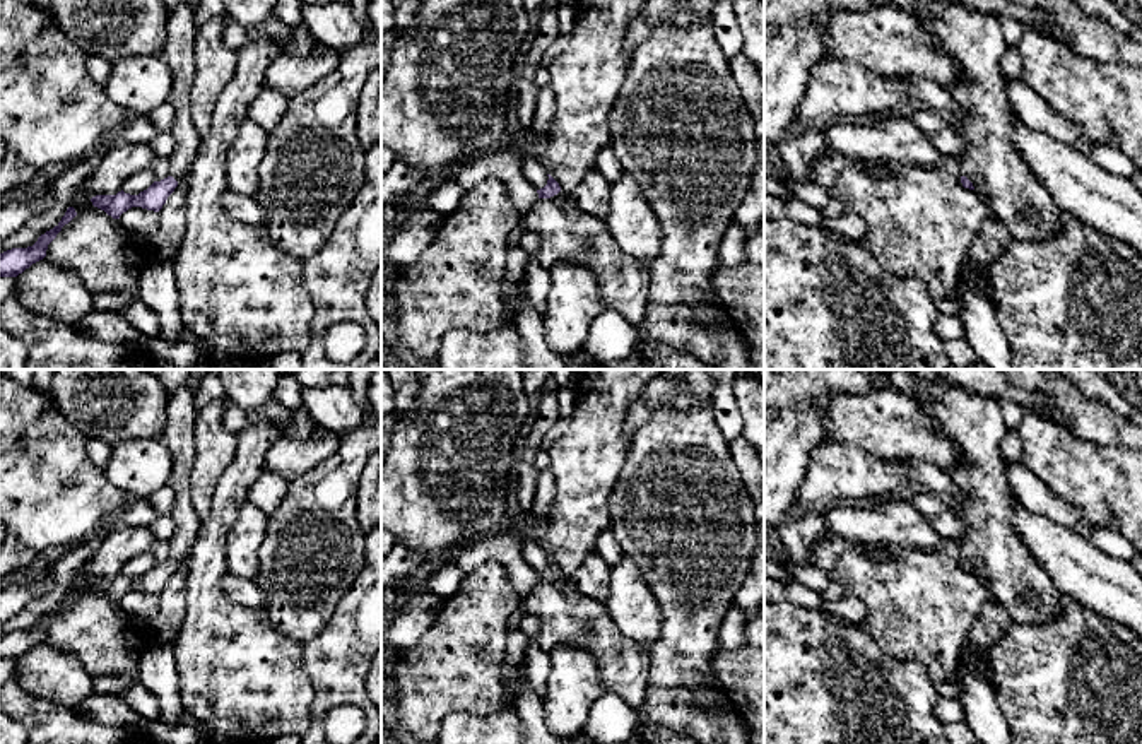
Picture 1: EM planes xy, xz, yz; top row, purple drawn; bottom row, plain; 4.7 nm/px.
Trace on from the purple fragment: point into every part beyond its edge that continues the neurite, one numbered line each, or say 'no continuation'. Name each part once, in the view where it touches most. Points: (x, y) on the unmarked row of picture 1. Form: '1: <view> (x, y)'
1: xz (568, 618)

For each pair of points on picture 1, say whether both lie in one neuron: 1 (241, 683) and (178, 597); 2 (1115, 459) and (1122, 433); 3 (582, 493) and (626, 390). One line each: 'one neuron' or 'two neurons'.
1: two neurons
2: two neurons
3: one neuron

